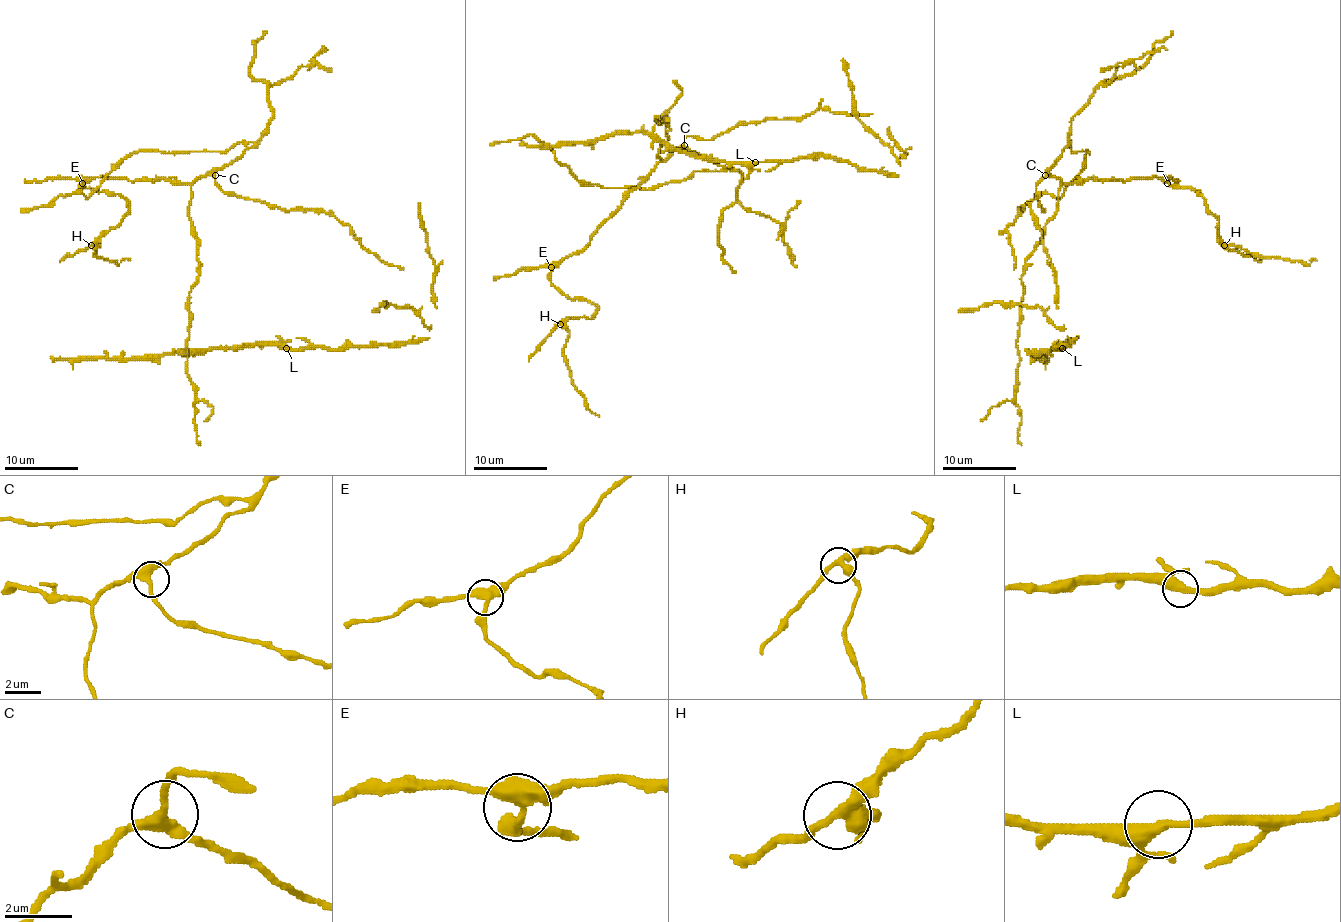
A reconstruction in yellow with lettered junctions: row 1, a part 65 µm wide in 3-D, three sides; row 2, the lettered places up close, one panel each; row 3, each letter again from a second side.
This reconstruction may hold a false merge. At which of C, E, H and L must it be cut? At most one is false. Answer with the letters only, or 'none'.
none

